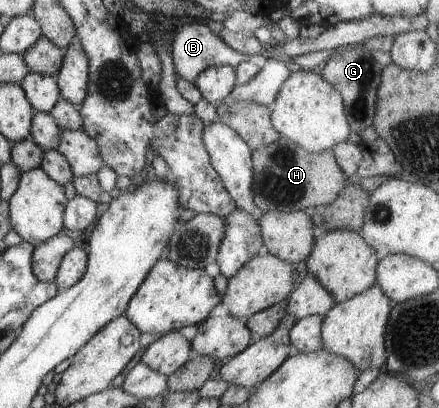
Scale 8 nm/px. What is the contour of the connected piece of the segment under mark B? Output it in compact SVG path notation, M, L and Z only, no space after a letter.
M184 23L172 34L172 61L174 61L176 73L188 81L194 82L194 79L209 67L218 65L238 67L243 61L250 60L253 56L255 55L244 55L226 45L220 36L210 30L208 24Z

